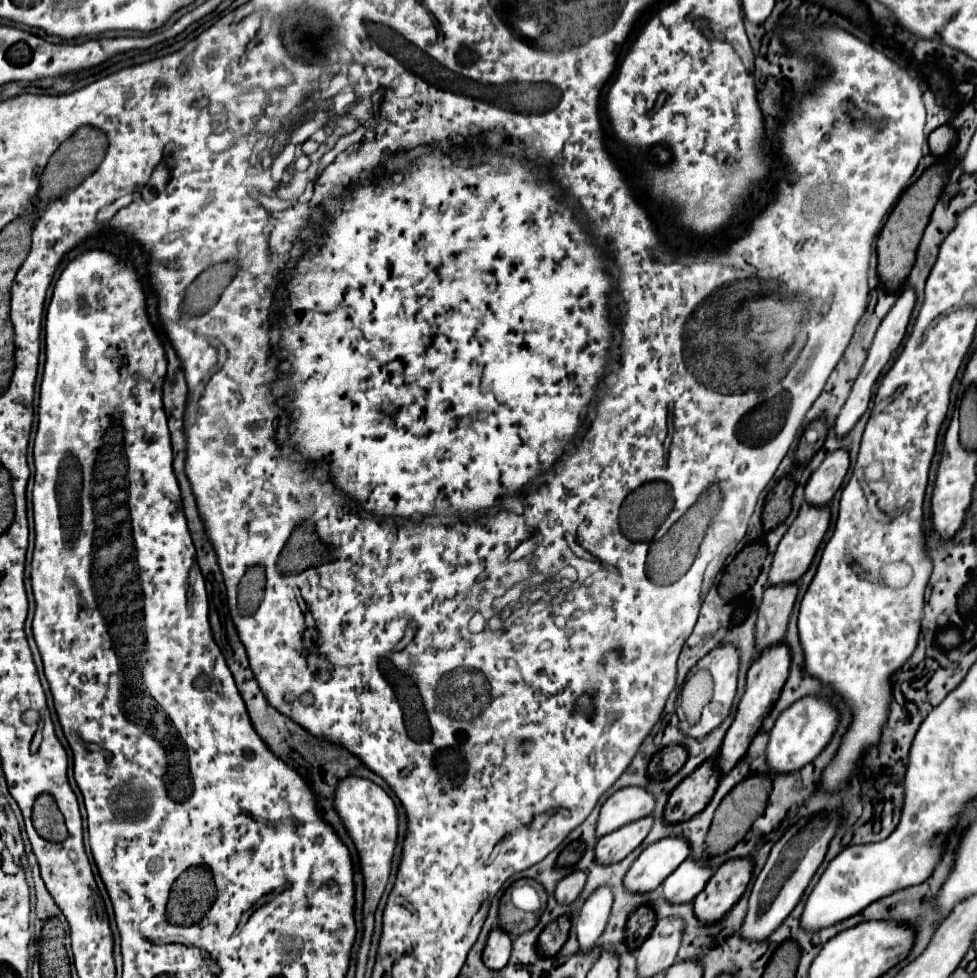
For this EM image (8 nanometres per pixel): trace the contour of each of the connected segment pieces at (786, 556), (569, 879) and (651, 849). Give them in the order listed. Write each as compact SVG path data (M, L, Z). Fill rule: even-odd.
M802 504L798 518L794 524L788 528L784 538L778 544L778 550L774 554L774 562L770 568L770 584L780 584L780 582L796 582L802 578L802 574L808 570L826 530L830 524L830 508L812 508L812 504Z
M574 870L568 876L564 876L564 880L560 880L554 896L560 904L572 904L572 900L580 896L584 884L586 884L586 874L582 870Z
M662 838L650 844L638 860L632 864L624 878L624 886L630 892L650 892L656 890L664 878L668 878L684 858L692 852L688 840L678 838Z

